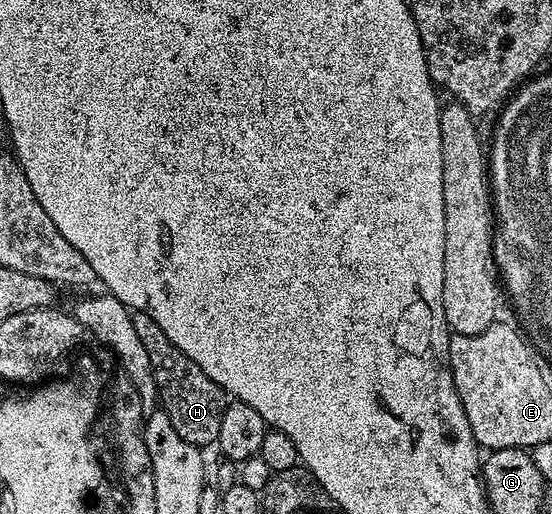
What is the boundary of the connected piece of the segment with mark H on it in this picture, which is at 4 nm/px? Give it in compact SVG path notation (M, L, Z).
M146 311L133 312L132 326L136 328L144 350L148 352L148 361L152 361L152 377L158 390L157 402L161 410L168 413L172 429L176 429L184 441L196 448L206 449L217 444L220 420L224 417L228 402L226 392L216 385L216 381L212 381L212 377L208 377L208 373L204 373L204 369L200 369L200 365L196 365L196 361L184 357L184 353L180 353L180 349L168 341L164 329L160 329L160 325L156 325L156 321L152 321Z

